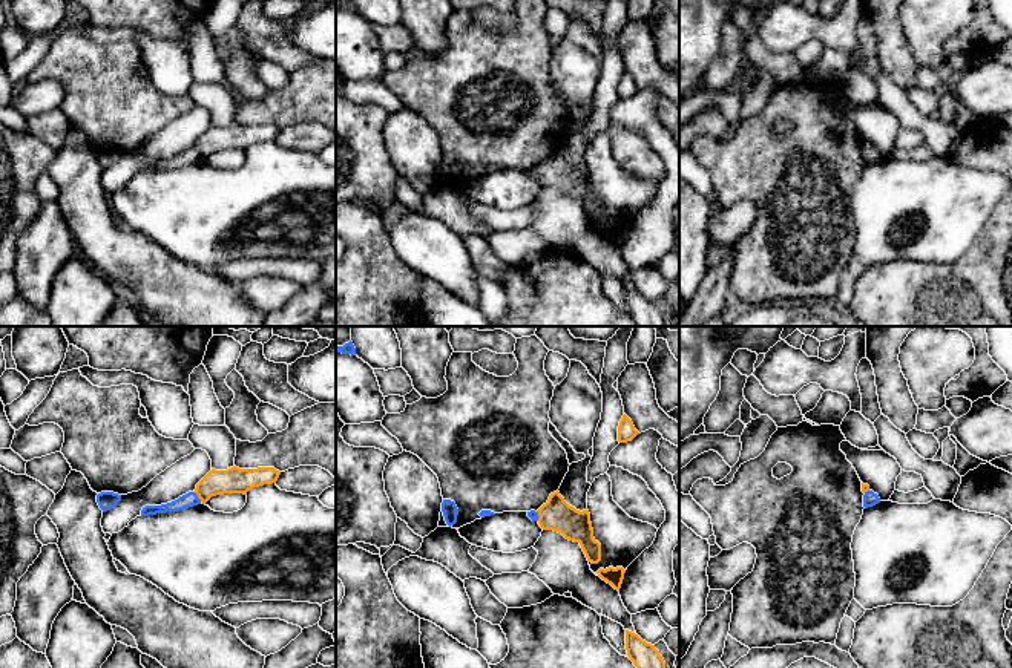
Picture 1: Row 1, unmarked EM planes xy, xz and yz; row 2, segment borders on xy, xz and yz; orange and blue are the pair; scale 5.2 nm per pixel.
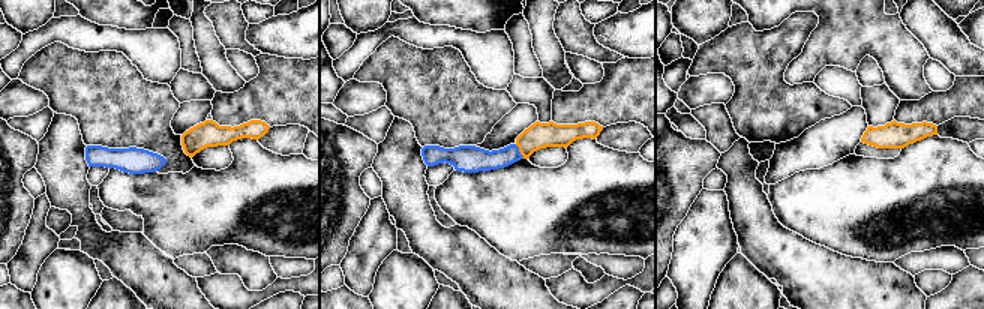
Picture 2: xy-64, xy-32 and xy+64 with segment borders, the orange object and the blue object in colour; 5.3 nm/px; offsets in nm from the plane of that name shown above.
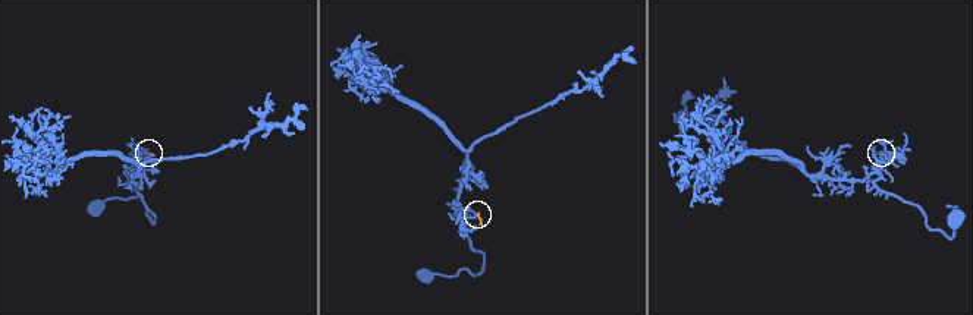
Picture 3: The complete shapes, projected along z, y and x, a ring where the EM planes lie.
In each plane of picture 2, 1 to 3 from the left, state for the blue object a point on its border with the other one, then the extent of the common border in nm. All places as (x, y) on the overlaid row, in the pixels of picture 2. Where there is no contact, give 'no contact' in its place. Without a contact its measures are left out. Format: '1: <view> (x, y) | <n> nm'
1: no contact
2: xy-32 (519, 150) | 90 nm
3: no contact

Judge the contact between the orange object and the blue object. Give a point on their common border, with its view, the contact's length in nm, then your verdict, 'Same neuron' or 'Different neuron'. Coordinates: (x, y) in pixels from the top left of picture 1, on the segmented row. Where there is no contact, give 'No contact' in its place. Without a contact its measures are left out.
Touches orange at xy (198, 497). Shared border 70 nm. Same neuron

